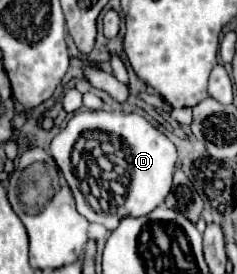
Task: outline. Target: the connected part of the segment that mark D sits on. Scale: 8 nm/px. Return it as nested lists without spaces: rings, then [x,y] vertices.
[[[77,111],[53,137],[49,151],[73,191],[77,211],[111,231],[123,217],[147,215],[171,191],[177,149],[141,113]]]

